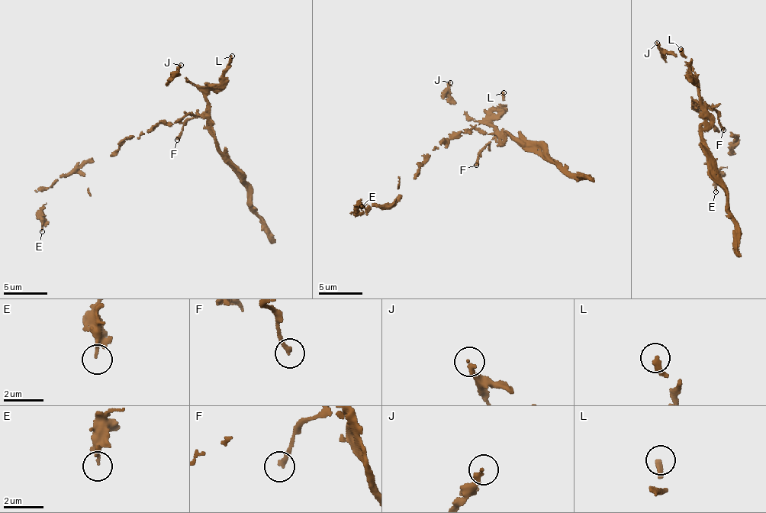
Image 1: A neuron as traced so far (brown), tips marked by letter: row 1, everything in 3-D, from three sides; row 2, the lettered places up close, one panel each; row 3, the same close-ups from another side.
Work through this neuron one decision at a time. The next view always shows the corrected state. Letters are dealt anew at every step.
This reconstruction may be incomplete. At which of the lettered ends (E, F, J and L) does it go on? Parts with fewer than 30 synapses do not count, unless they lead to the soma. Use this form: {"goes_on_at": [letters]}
{"goes_on_at": ["F"]}

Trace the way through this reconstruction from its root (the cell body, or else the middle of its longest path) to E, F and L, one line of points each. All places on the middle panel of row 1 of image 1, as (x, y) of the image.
E: (461, 135), (442, 139), (433, 147), (414, 179), (394, 201), (366, 207), (358, 213), (360, 204), (362, 206)
F: (461, 135), (477, 128), (494, 137), (477, 156), (476, 165)
L: (461, 135), (477, 128), (492, 134), (494, 131), (490, 123), (497, 108), (503, 105), (503, 92)

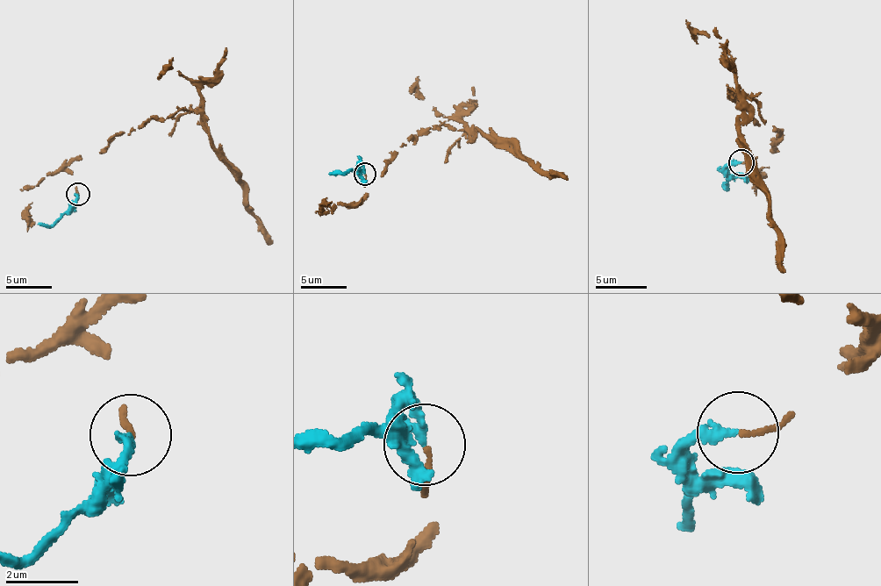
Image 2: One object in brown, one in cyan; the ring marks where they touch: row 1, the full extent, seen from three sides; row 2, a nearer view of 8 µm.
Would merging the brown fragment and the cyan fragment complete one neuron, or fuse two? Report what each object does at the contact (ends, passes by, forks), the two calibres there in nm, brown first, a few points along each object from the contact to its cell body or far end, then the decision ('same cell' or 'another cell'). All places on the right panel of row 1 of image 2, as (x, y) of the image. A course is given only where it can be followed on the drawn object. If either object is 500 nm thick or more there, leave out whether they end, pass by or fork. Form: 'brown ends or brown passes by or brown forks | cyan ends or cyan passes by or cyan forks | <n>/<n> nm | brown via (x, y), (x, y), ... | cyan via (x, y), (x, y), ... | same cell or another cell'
brown ends | cyan ends | 130/200 nm | brown via (742, 162), (775, 143), (778, 131), (737, 106), (730, 90), (742, 103), (740, 140), (770, 203), (784, 273) | cyan via (742, 162), (732, 162), (726, 167), (727, 187), (723, 181) | same cell

